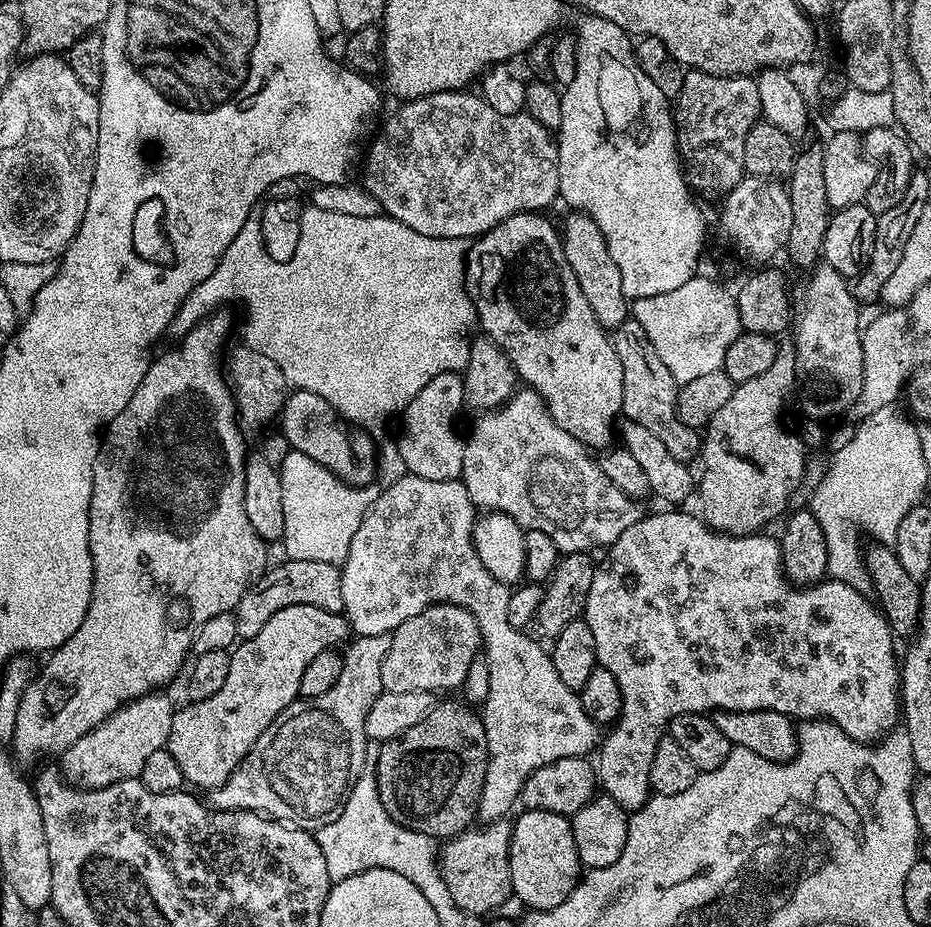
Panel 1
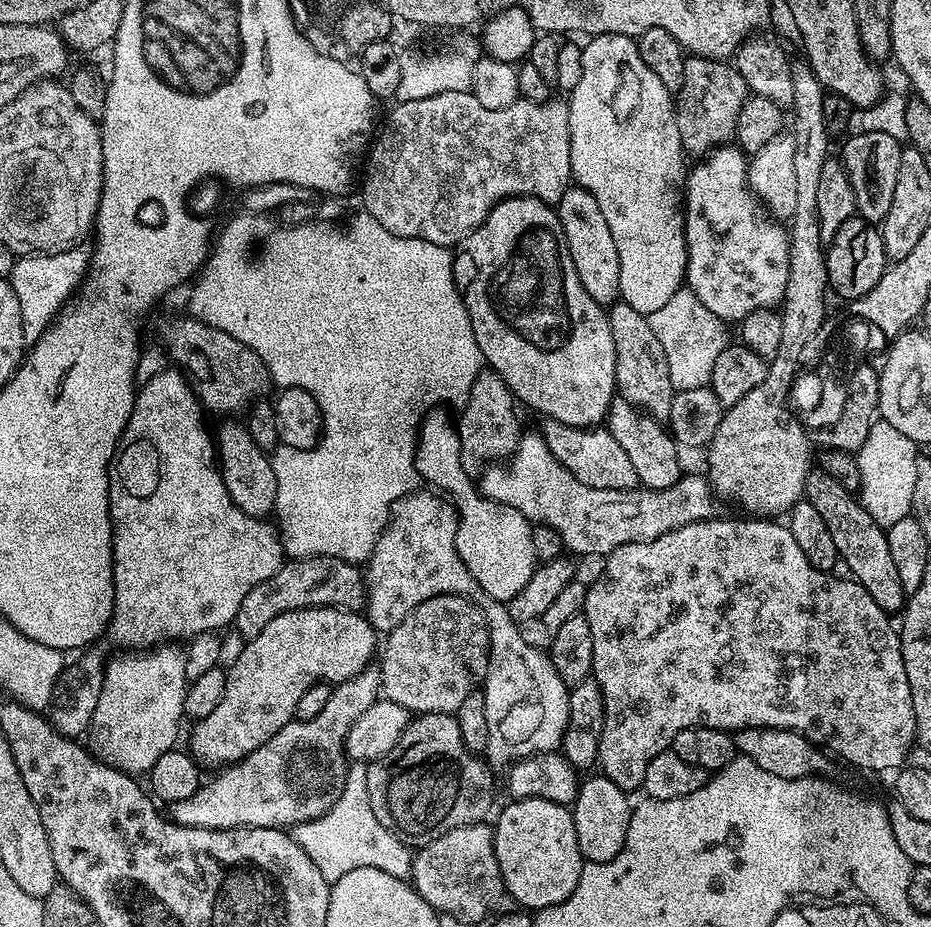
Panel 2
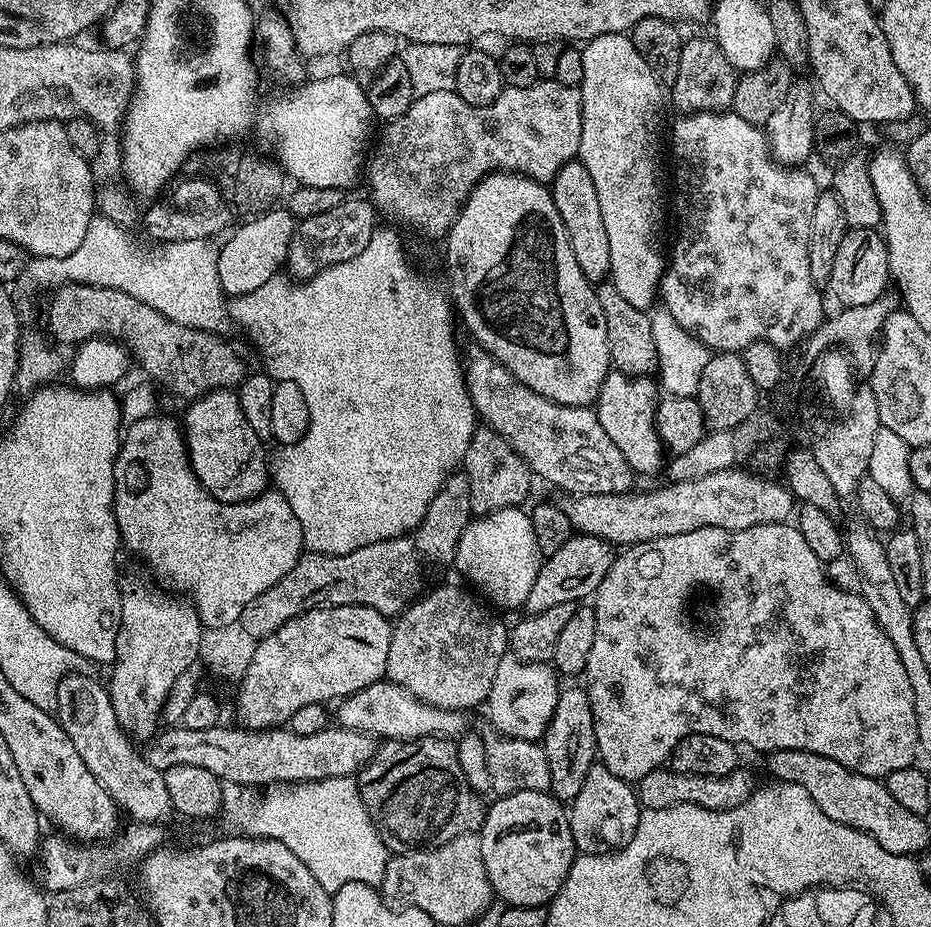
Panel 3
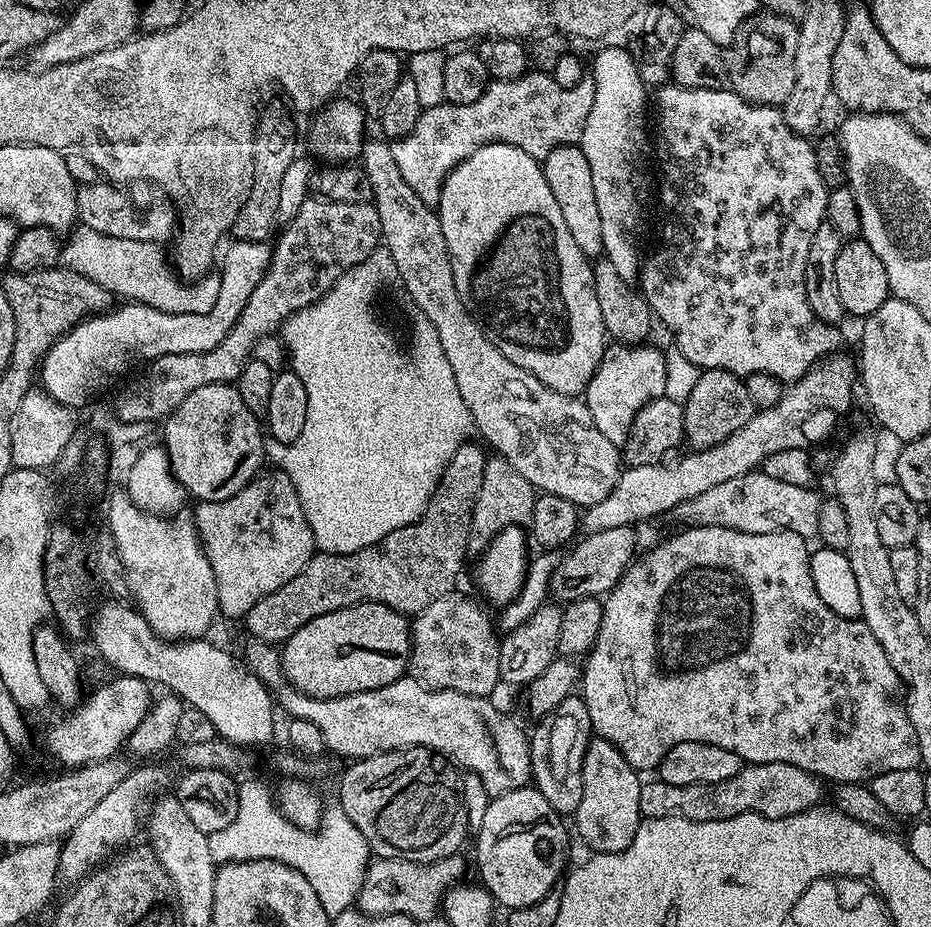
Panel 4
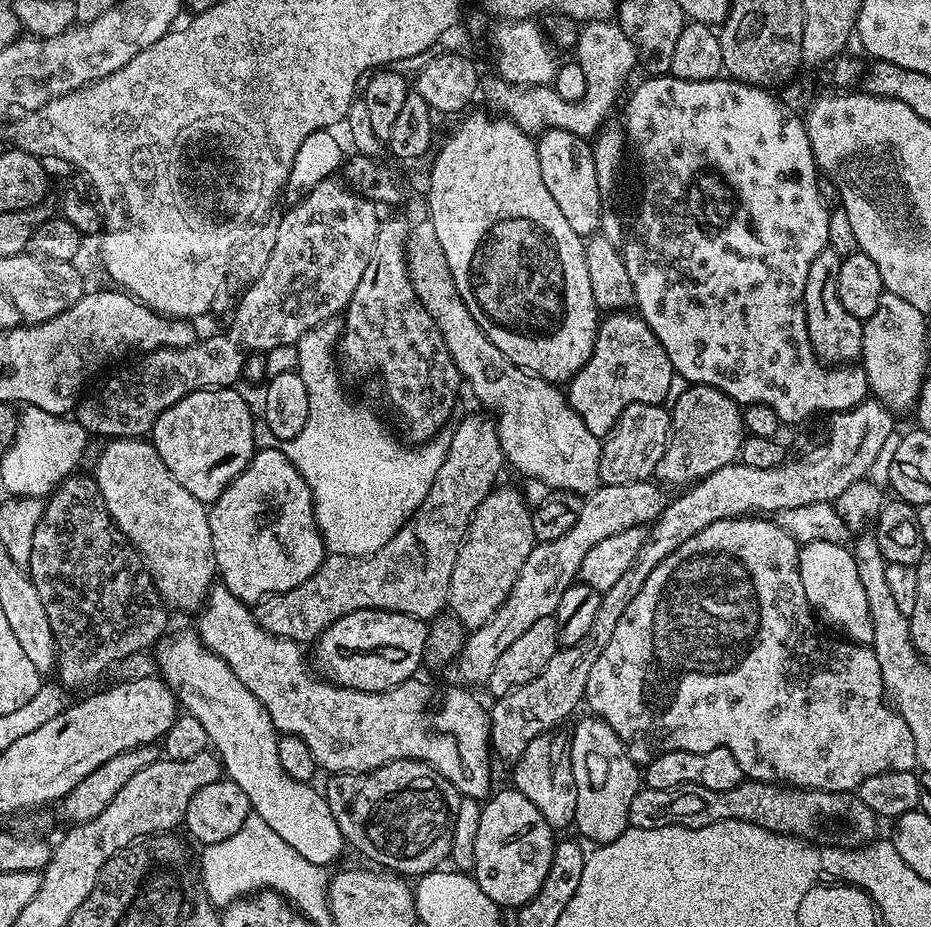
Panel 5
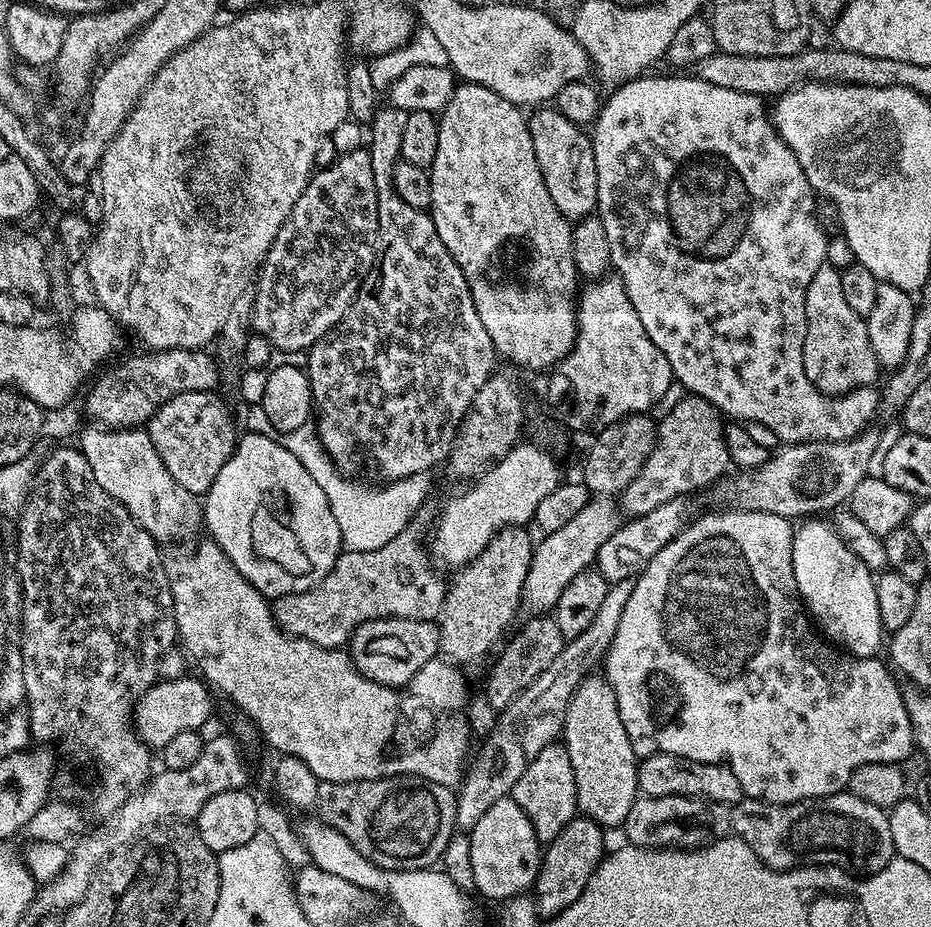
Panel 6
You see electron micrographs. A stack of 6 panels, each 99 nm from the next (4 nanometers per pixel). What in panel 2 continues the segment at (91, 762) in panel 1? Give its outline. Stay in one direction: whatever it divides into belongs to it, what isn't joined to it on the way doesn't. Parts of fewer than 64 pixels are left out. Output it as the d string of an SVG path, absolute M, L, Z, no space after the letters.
M165 642L155 650L128 650L124 656L116 656L102 672L102 687L98 694L96 709L92 715L90 733L92 744L90 751L98 760L104 761L121 772L140 774L151 773L154 762L162 758L162 754L173 751L177 747L176 739L180 736L180 720L185 719L184 699L190 683L186 674L184 661L185 649L172 642Z

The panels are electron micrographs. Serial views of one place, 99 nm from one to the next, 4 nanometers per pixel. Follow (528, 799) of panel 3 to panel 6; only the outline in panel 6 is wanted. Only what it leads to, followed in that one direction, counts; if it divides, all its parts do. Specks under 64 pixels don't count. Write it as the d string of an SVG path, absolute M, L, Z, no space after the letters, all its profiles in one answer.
M511 795L502 797L467 833L470 842L470 866L474 866L475 891L488 900L503 902L511 896L527 893L536 883L542 859L542 841L534 834L534 826Z

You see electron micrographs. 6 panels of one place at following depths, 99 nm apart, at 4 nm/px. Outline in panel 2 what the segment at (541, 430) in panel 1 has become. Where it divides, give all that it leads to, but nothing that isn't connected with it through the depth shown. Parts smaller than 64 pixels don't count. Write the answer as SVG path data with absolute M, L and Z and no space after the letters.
M540 434L521 435L520 445L506 467L508 472L503 472L500 466L485 468L478 480L479 493L486 499L521 511L533 525L545 524L558 530L565 549L580 556L604 558L623 544L653 540L678 526L695 520L710 520L717 515L718 500L707 475L684 474L669 488L637 486L626 492L586 486L550 454Z

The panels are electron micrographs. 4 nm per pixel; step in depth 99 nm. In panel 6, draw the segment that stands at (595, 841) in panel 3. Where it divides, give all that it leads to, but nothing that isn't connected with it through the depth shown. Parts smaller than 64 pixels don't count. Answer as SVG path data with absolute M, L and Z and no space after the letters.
M588 675L574 690L566 707L562 743L570 754L570 766L574 766L577 809L605 830L619 829L626 814L630 814L630 806L634 806L638 798L638 757L630 746L630 738L626 738L622 720L618 718L614 690L603 675Z

